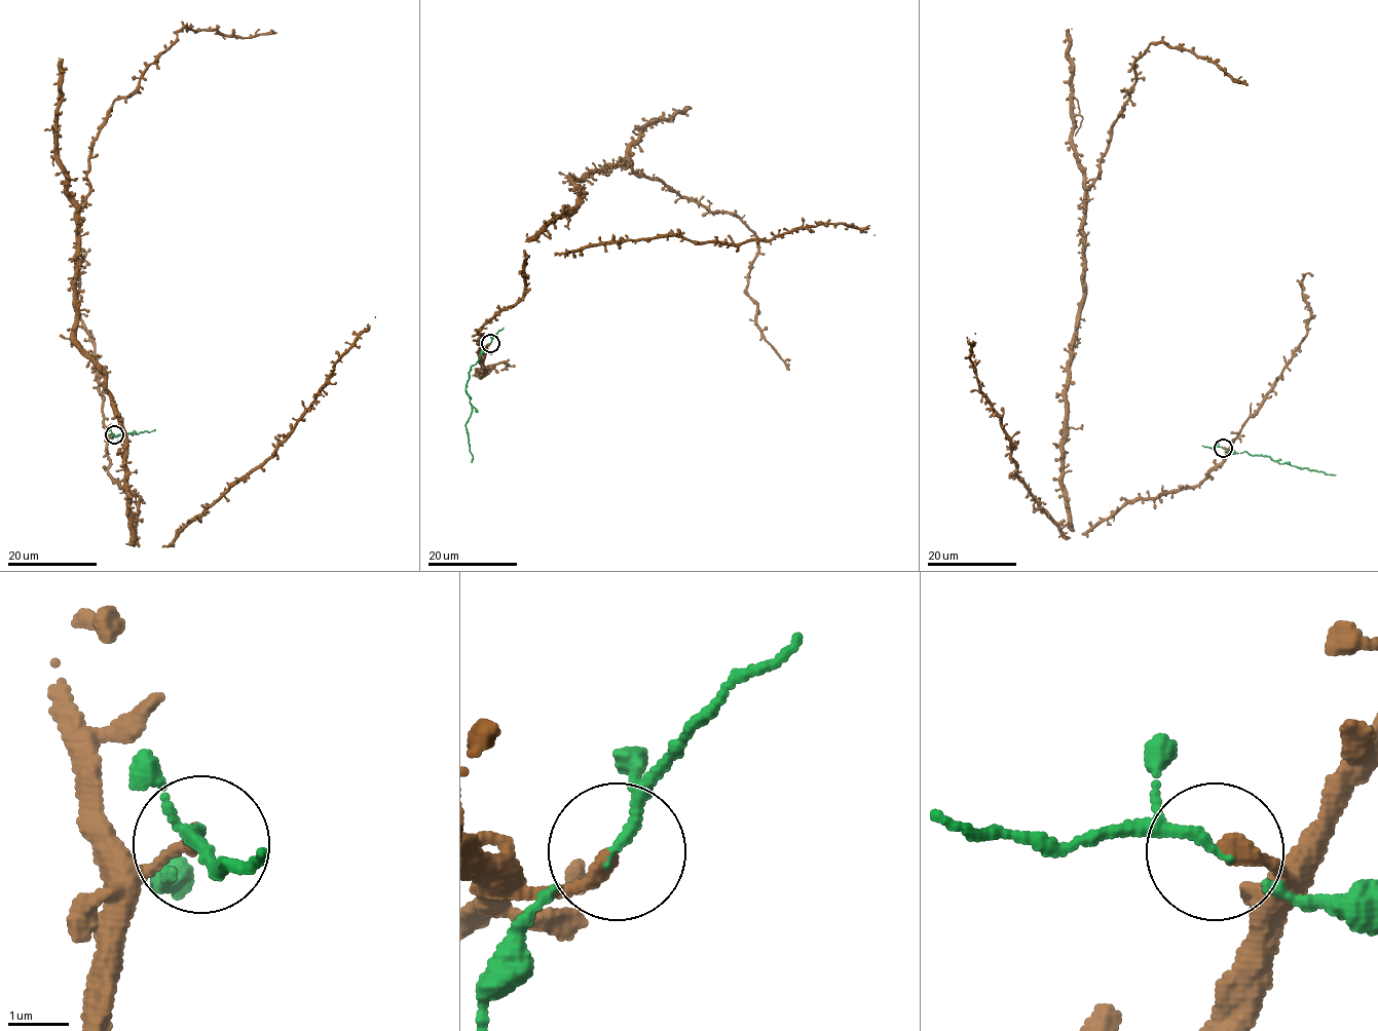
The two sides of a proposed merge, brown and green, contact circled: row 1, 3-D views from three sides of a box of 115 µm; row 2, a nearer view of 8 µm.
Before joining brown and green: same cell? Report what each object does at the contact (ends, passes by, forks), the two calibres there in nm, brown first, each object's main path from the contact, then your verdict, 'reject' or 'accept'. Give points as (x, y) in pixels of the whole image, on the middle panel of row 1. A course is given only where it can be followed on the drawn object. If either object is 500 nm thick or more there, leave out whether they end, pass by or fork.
brown ends | green passes by | 260/120 nm | brown via (489, 343), (526, 240), (581, 204), (571, 180), (625, 160), (755, 234), (747, 292), (788, 370) | green via (489, 343), (471, 367), (467, 381), (466, 392), (472, 411), (466, 428), (471, 462) | reject

